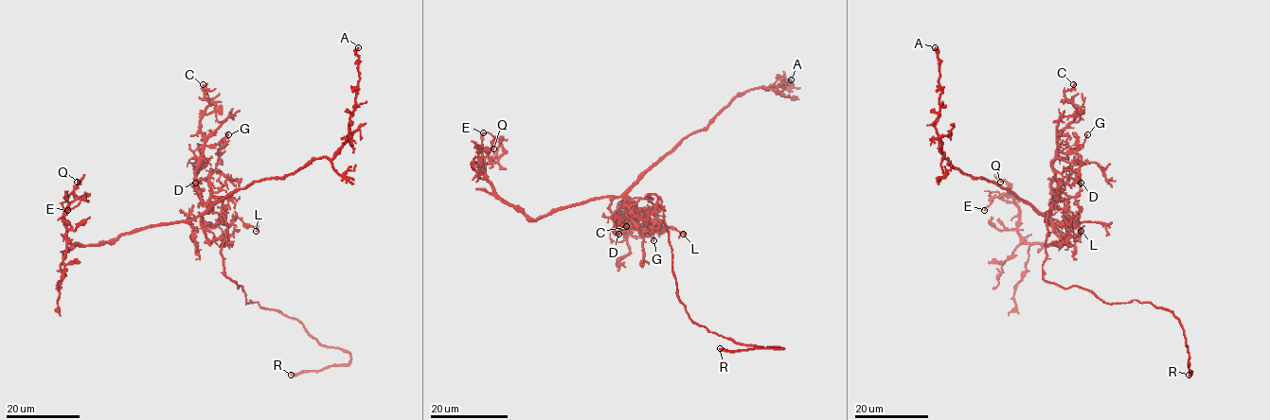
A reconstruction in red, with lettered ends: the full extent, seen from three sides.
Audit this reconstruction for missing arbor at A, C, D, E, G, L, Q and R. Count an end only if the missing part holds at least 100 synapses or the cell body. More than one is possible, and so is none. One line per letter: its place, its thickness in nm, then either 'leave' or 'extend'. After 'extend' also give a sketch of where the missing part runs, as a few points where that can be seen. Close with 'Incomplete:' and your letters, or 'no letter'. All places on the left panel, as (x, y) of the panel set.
A: (358, 47) | 280 nm | leave
C: (203, 84) | 130 nm | leave
D: (195, 183) | 160 nm | leave
E: (67, 210) | 110 nm | leave
G: (228, 134) | 120 nm | leave
L: (256, 231) | 140 nm | leave
Q: (77, 182) | 140 nm | leave
R: (291, 375) | 170 nm | extend | (291, 375), (279, 372)
Incomplete: R

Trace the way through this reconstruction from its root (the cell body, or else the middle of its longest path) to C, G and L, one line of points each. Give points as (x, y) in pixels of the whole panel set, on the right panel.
C: (1045, 244), (1058, 135), (1077, 113), (1064, 94), (1075, 90), (1073, 84)
G: (1045, 244), (1046, 212), (1055, 194), (1082, 165), (1077, 151), (1087, 134)
L: (1045, 244), (1046, 212), (1055, 225), (1076, 225), (1077, 220), (1069, 224), (1077, 218), (1074, 223), (1081, 231)

